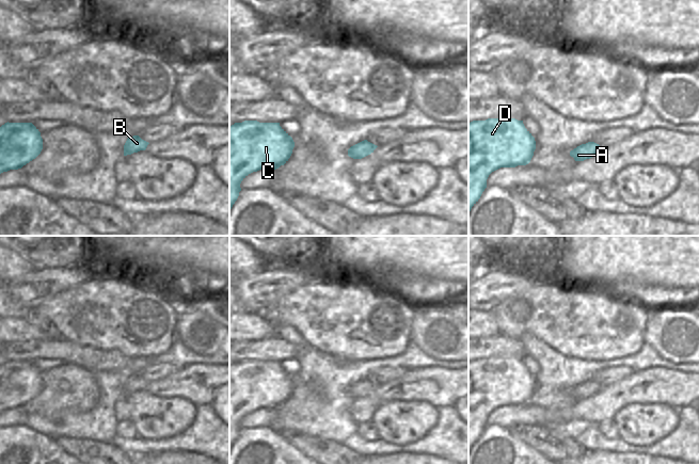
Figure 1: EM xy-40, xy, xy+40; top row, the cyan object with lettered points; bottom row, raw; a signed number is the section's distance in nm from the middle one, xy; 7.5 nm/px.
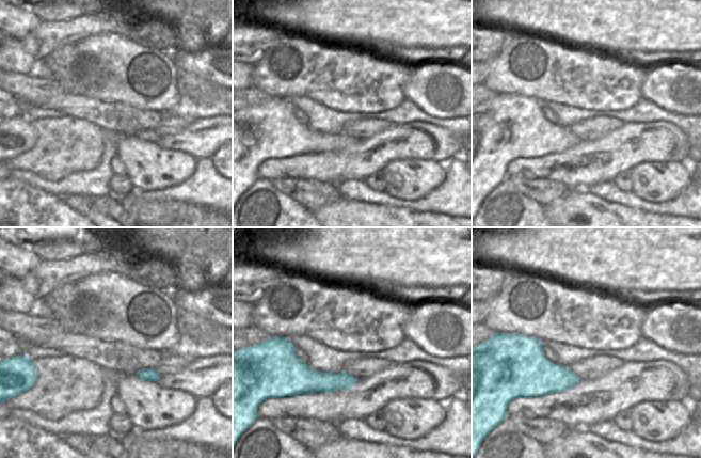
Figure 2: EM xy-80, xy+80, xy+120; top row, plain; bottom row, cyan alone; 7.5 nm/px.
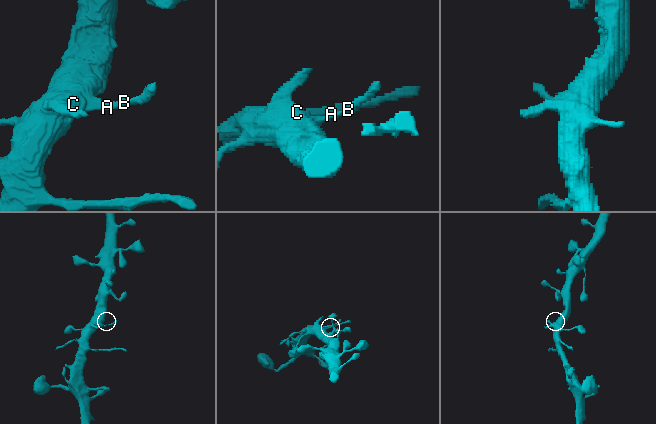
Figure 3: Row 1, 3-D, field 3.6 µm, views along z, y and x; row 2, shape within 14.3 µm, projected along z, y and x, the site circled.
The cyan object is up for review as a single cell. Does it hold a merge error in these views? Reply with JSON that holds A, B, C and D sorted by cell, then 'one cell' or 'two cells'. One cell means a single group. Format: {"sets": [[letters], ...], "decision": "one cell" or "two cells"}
{"sets": [["A", "B", "C", "D"]], "decision": "one cell"}

